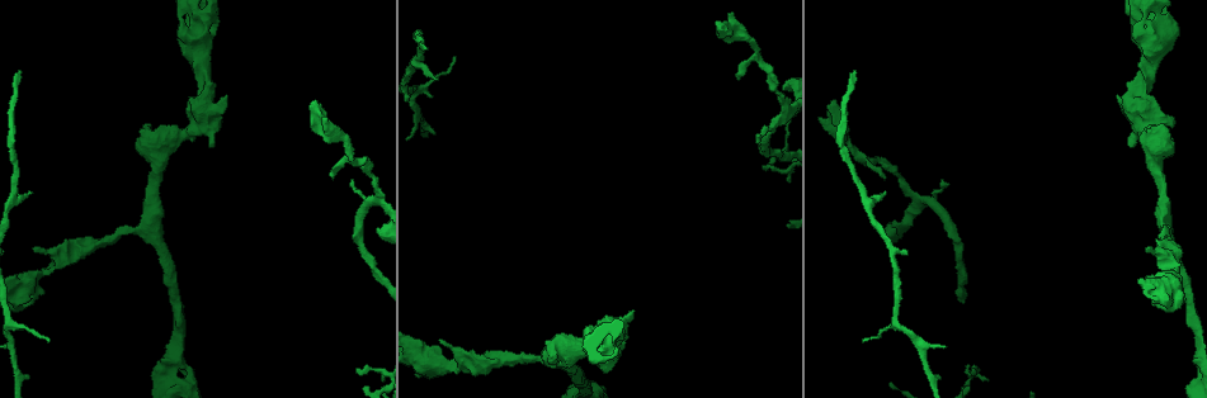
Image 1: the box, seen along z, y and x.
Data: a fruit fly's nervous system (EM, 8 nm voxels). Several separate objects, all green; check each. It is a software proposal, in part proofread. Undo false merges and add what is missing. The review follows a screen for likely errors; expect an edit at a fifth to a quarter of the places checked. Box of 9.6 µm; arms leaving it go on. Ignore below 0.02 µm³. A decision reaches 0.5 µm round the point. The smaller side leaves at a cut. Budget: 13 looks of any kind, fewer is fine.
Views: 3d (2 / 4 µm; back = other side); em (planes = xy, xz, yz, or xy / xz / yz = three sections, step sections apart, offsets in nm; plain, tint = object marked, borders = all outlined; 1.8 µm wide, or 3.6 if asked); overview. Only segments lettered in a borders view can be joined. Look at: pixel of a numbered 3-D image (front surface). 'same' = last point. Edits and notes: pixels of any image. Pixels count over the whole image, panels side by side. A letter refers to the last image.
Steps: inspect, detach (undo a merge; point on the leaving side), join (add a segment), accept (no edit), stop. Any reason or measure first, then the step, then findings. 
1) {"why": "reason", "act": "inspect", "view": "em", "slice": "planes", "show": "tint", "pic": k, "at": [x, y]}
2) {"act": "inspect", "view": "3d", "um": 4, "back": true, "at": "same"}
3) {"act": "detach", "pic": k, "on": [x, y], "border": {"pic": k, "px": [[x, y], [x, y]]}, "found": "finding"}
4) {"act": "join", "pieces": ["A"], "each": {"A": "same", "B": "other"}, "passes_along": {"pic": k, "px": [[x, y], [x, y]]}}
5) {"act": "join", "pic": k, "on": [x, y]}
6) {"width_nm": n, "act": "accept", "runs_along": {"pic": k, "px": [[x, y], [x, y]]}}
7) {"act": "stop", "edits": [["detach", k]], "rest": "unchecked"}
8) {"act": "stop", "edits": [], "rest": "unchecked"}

{"why": "sudden change in width", "act": "inspect", "view": "em", "slice": "planes", "show": "borders", "pic": 1, "at": [1148, 121]}

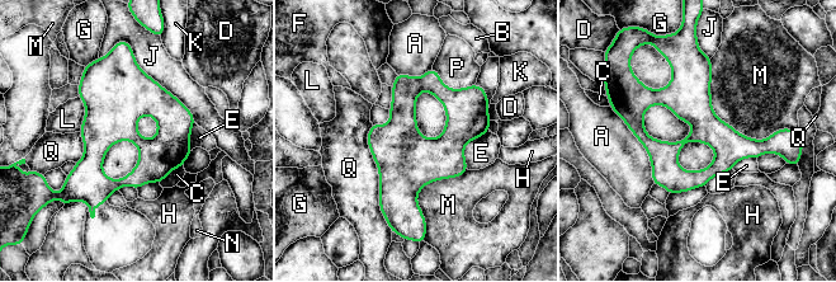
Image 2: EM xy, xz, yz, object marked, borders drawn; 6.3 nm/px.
{"act": "accept", "each": {"A": "other", "B": "other", "C": "other", "D": "other", "E": "other", "F": "other", "G": "other", "H": "other", "J": "other", "K": "other", "L": "other", "M": "other", "N": "other", "P": "other", "Q": "other"}, "border": {"pic": 2, "px": [[711, 57], [719, 118], [788, 128]]}, "found": "continuous, no second neuron"}

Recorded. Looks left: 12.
{"why": "two arms at a narrow angle", "act": "inspect", "view": "3d", "um": 4, "pic": 1, "at": [198, 25]}

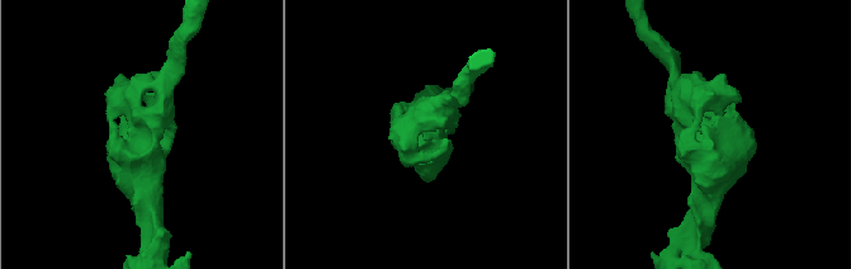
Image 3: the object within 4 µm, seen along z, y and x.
{"arms": 4, "act": "inspect", "view": "em", "um": 3.6, "slice": "planes", "show": "borders", "pic": 3, "at": [141, 140]}

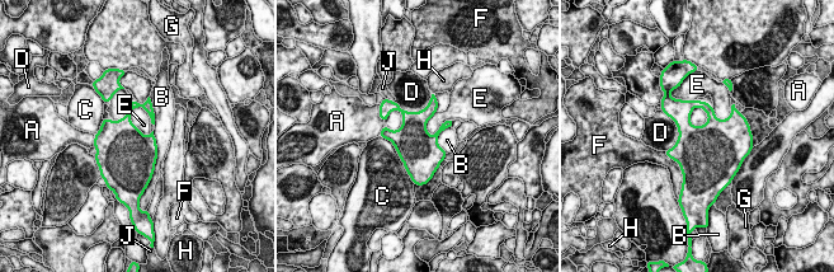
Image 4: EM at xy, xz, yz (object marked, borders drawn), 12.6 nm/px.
{"act": "accept", "each": {"A": "other", "B": "other", "C": "other", "D": "other", "E": "other", "F": "other", "G": "other", "H": "other", "J": "other"}, "found": "one neuron here"}

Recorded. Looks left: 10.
{"why": "side arm on a straight run", "act": "inspect", "view": "em", "um": 3.6, "slice": "planes", "show": "borders", "pic": 1, "at": [152, 236]}

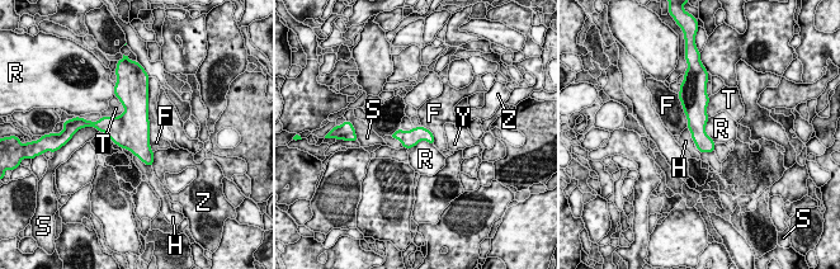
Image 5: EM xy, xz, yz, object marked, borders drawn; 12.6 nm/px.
{"width_nm": 220, "act": "accept", "each": {"F": "other", "H": "other", "R": "other", "S": "other", "T": "other", "Y": "other", "Z": "other"}, "border": {"pic": 5, "px": [[433, 144], [419, 141], [407, 150]]}, "found": "one neuron here"}

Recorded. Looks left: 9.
{"why": "an open end", "act": "inspect", "view": "em", "slice": "planes", "show": "borders", "pic": 1, "at": [34, 302]}

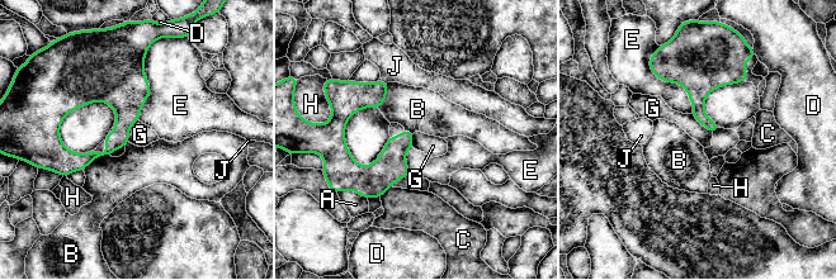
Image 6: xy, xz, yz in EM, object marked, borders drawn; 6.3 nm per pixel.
{"act": "accept", "each": {"A": "other", "B": "other", "C": "other", "D": "other", "E": "other", "G": "other", "H": "other", "J": "other"}, "border": {"pic": 6, "px": [[138, 120], [130, 128], [128, 142]]}, "found": "none of them fits"}

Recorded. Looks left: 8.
{"why": "branch stops here", "act": "inspect", "view": "3d", "um": 2, "back": true, "pic": 1, "at": [886, 192]}

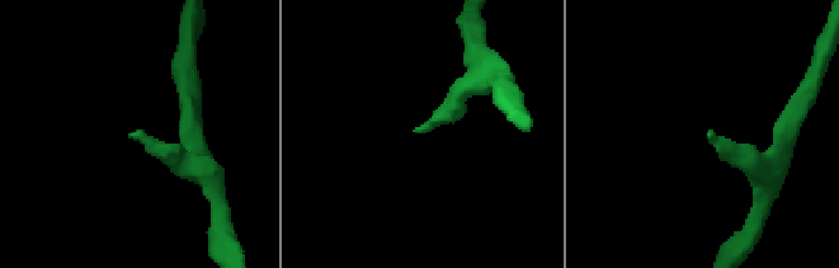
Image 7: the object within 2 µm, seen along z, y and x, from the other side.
{"why": "shape alone is not enough", "act": "inspect", "view": "em", "slice": "planes", "show": "borders", "pic": 7, "at": [138, 130]}

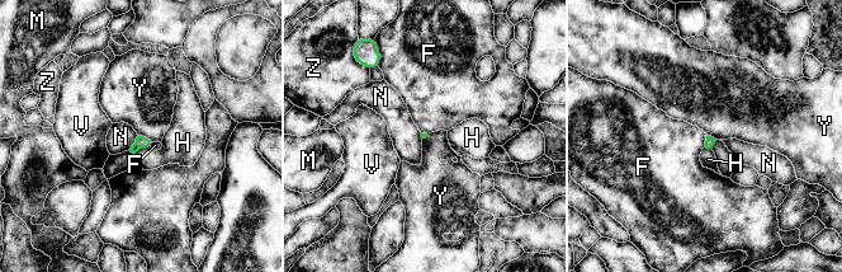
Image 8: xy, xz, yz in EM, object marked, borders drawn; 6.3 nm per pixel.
{"longest_contact_nm": ["H", 120], "act": "accept", "each": {"F": "other", "H": "other", "M": "other", "N": "other", "V": "other", "Y": "other", "Z": "other"}, "found": "none of them fits"}

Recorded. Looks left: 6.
{"act": "stop", "edits": [], "rest": "unchecked"}

